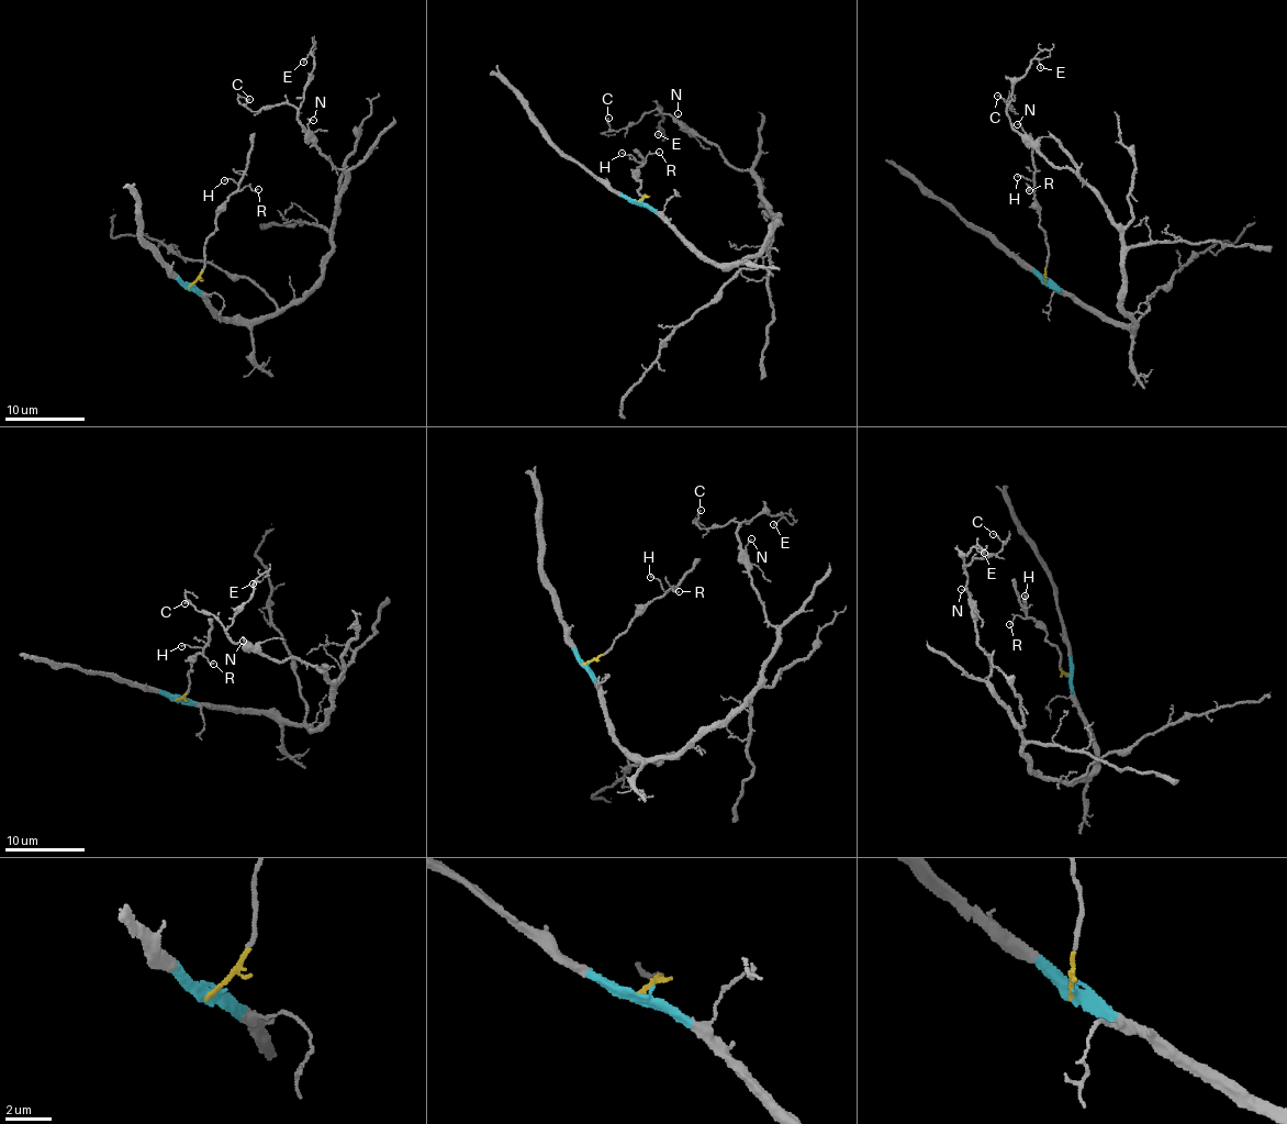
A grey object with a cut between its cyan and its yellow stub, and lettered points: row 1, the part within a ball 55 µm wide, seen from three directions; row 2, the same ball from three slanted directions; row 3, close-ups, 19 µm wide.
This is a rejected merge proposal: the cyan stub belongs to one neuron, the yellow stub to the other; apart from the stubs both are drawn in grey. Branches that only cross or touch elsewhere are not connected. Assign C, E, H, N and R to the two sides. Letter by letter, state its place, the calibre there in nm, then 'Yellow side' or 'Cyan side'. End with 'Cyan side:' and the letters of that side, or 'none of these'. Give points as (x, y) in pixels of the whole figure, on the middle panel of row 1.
C: Place: (608, 118). Thickness 130 nm. Cyan side
E: Place: (658, 134). Thickness 110 nm. Cyan side
H: Place: (622, 153). Thickness 100 nm. Yellow side
N: Place: (678, 113). Thickness 110 nm. Cyan side
R: Place: (659, 152). Thickness 90 nm. Yellow side
Cyan side: C, E, N

